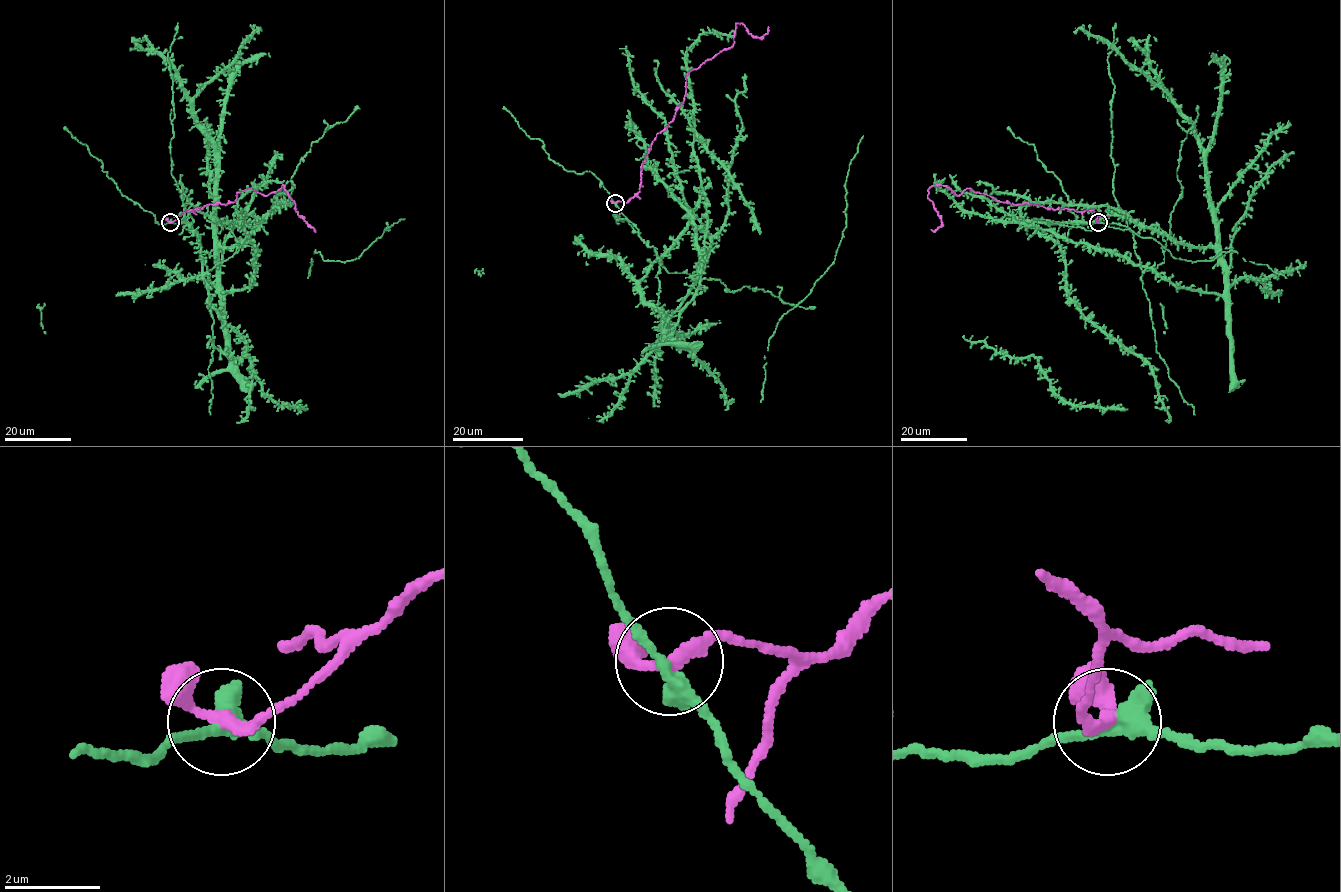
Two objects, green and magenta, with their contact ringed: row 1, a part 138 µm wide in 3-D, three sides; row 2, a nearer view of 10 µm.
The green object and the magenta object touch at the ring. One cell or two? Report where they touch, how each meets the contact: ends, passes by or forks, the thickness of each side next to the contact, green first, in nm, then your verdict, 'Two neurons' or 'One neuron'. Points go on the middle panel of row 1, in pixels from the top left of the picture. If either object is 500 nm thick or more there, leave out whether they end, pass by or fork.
Place: (615, 203). At the ring green passes by. At the ring magenta passes by. Thickness 360 nm (green) against 240 nm. Two neurons

